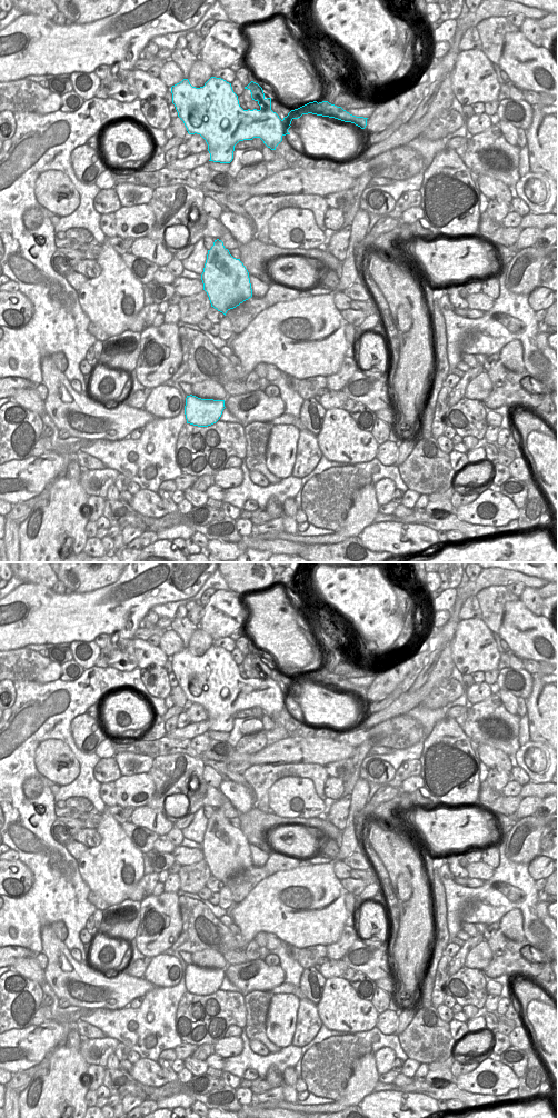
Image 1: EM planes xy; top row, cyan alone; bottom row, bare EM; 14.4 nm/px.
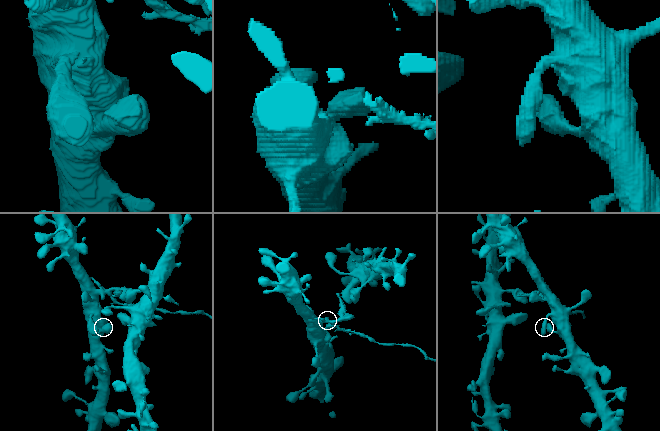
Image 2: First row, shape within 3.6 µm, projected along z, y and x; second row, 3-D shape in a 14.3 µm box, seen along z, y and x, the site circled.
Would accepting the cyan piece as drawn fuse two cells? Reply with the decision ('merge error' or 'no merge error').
merge error

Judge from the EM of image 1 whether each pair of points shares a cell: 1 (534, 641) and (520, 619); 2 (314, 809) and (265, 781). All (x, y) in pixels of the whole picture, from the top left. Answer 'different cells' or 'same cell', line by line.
1: same cell
2: different cells

